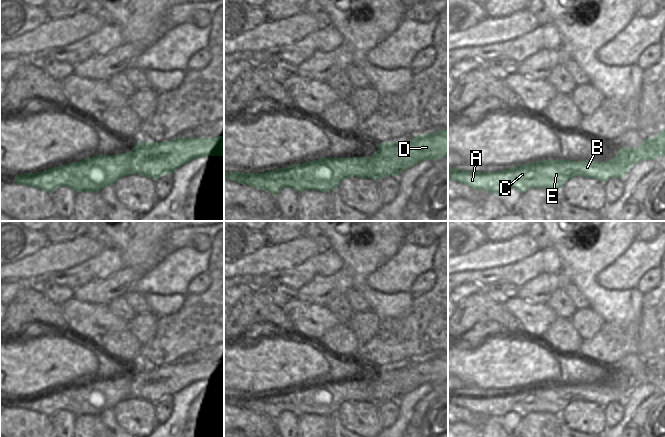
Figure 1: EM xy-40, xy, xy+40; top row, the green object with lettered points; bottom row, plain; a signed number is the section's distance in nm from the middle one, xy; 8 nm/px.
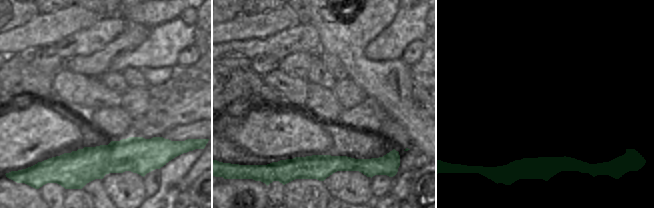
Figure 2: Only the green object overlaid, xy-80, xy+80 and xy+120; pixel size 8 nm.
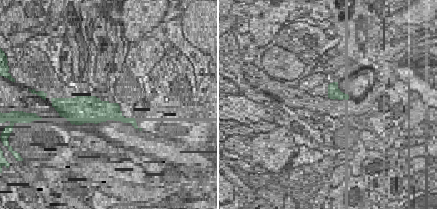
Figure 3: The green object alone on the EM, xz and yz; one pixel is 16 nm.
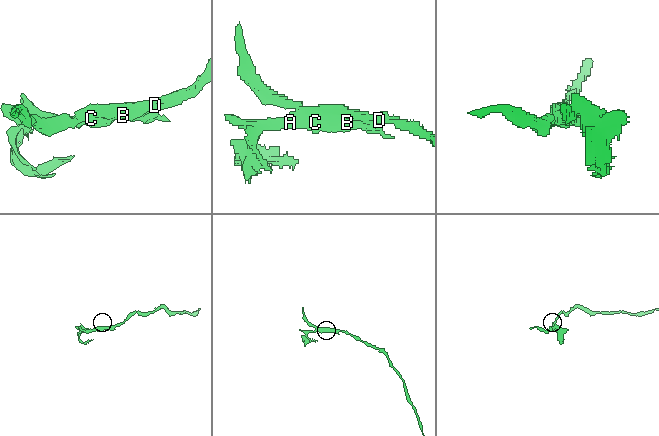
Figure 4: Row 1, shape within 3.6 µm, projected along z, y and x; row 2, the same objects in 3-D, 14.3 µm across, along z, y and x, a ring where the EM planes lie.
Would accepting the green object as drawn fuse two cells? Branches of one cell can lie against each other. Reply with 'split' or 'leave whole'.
split

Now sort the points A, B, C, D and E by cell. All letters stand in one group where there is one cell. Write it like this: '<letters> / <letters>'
A B C E / D

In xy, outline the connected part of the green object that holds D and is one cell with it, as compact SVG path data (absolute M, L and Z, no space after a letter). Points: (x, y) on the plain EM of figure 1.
M448 352L433 358L414 360L405 366L381 366L378 373L366 381L379 402L398 398L423 385L448 380Z

